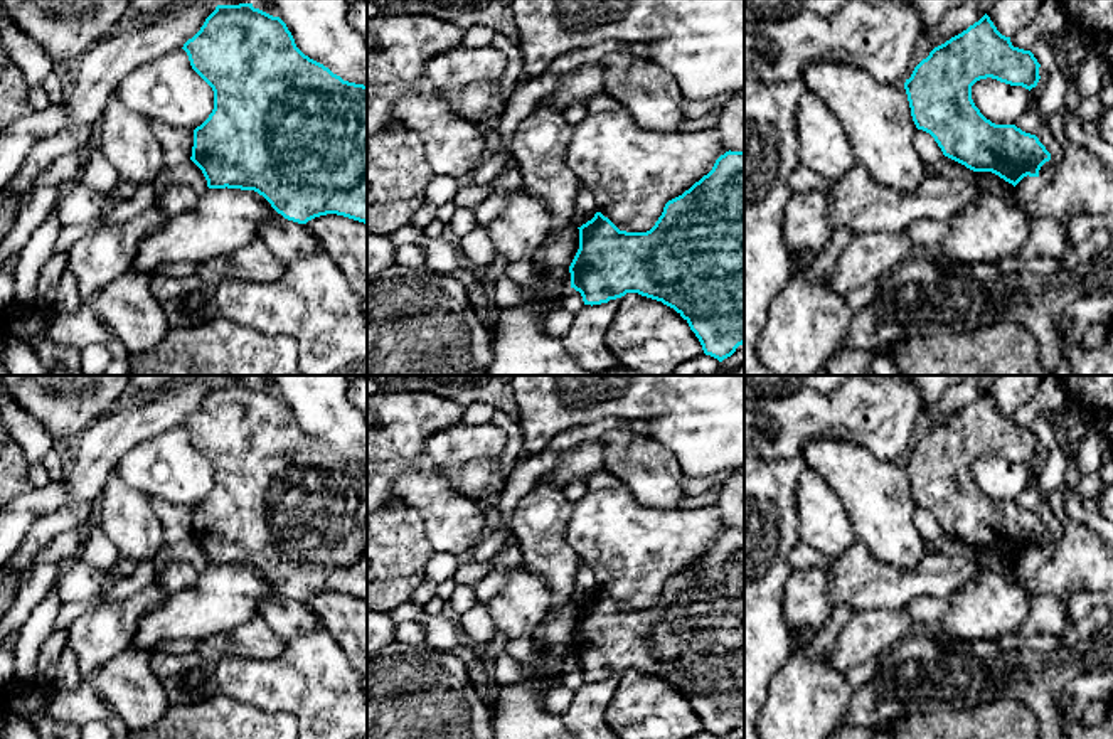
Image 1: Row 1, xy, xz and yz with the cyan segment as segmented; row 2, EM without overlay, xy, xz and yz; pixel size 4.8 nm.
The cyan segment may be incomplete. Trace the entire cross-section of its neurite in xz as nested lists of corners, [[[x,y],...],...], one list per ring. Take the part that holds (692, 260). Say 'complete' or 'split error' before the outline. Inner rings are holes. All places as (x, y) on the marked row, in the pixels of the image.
complete; [[[726,152],[712,170],[682,195],[668,200],[655,226],[647,232],[620,231],[596,212],[579,229],[579,249],[569,266],[571,288],[581,293],[584,305],[638,293],[674,308],[699,338],[706,355],[722,362],[744,343],[744,152]]]

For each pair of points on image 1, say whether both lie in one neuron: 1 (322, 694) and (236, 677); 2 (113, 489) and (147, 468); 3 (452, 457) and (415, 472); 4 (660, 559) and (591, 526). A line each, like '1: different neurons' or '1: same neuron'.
1: same neuron
2: different neurons
3: different neurons
4: same neuron

